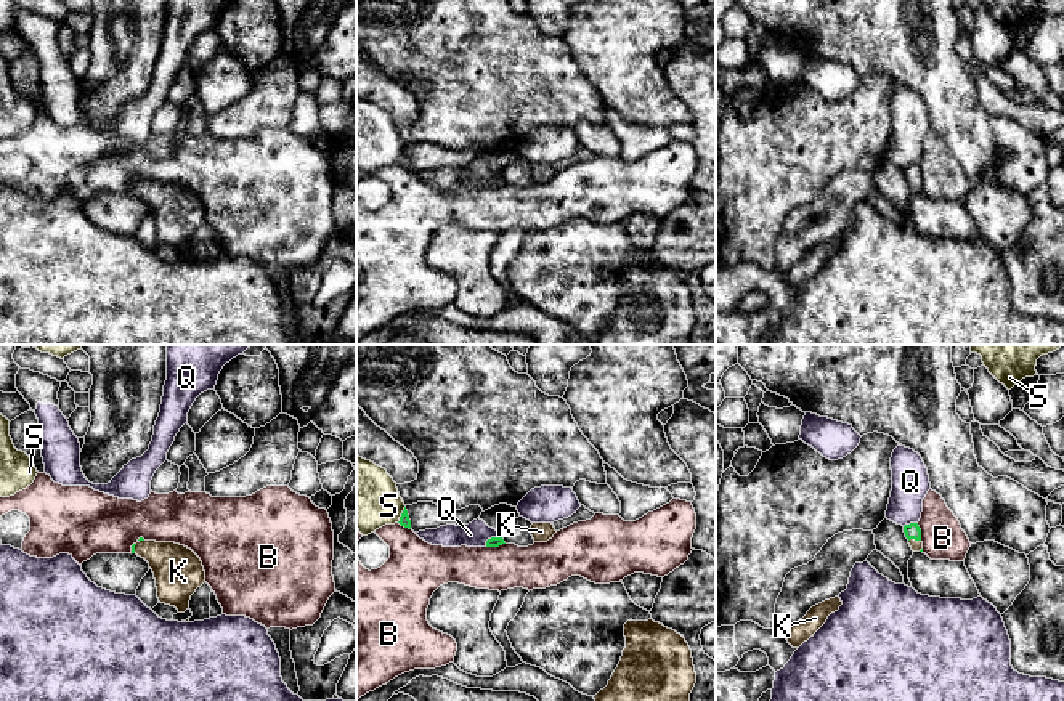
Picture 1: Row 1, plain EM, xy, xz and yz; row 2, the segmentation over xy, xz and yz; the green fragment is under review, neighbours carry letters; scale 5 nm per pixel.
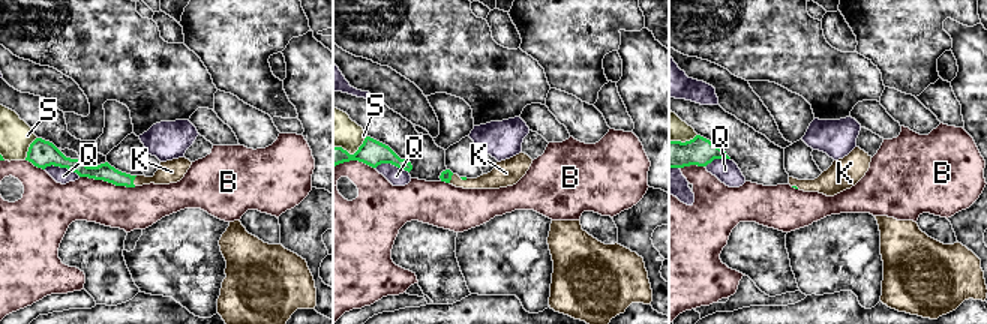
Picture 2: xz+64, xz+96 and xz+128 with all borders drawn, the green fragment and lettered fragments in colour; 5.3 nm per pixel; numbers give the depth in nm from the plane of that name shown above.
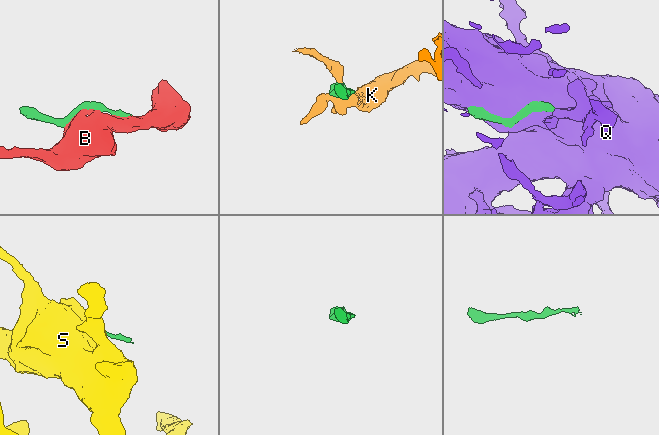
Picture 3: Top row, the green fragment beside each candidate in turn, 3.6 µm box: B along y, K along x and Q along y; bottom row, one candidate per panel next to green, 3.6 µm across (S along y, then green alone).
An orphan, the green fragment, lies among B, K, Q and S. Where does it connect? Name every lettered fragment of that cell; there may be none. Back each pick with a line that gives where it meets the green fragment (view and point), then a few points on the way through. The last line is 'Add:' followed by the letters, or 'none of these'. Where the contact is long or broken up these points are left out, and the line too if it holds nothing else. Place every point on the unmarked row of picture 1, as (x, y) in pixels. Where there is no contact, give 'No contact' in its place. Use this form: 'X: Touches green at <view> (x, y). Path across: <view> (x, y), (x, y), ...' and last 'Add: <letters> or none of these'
K: Touches green at yz (913, 178). Path across: yz (912, 172), (913, 178), (917, 186)
Add: K

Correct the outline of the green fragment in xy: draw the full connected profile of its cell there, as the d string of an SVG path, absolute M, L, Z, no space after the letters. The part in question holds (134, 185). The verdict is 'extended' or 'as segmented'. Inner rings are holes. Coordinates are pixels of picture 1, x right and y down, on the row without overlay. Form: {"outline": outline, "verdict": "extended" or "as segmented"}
{"outline": "M143 178L132 186L132 194L149 204L159 242L185 253L189 249L191 236L205 223L201 199L185 186L144 181Z", "verdict": "extended"}

